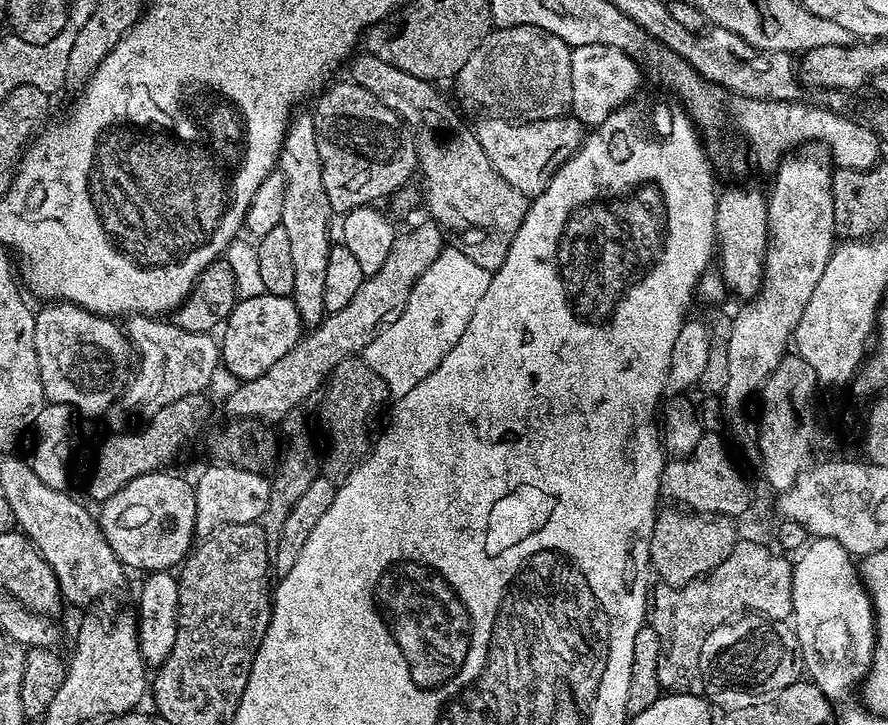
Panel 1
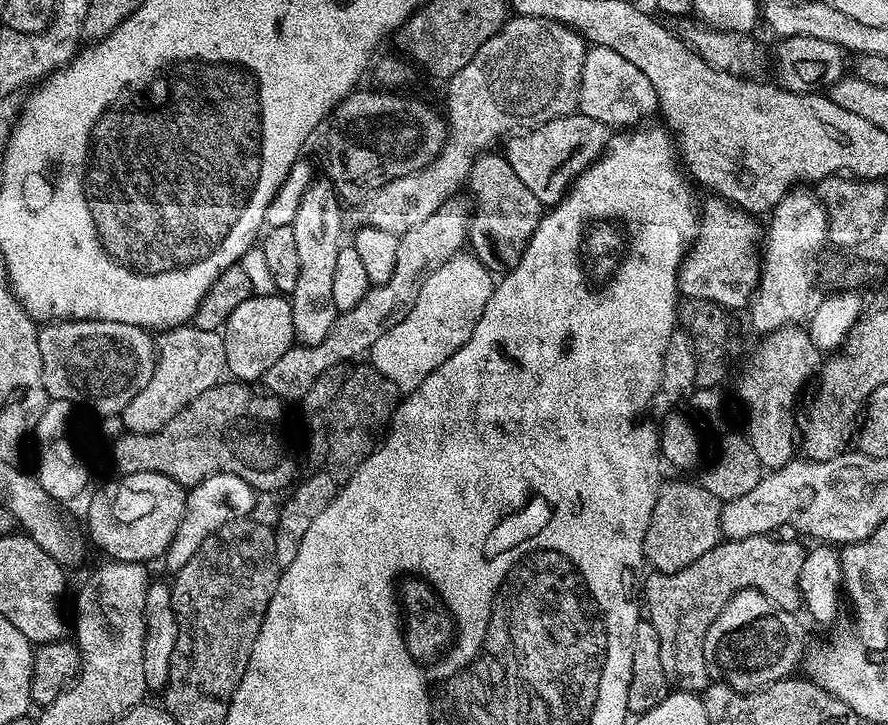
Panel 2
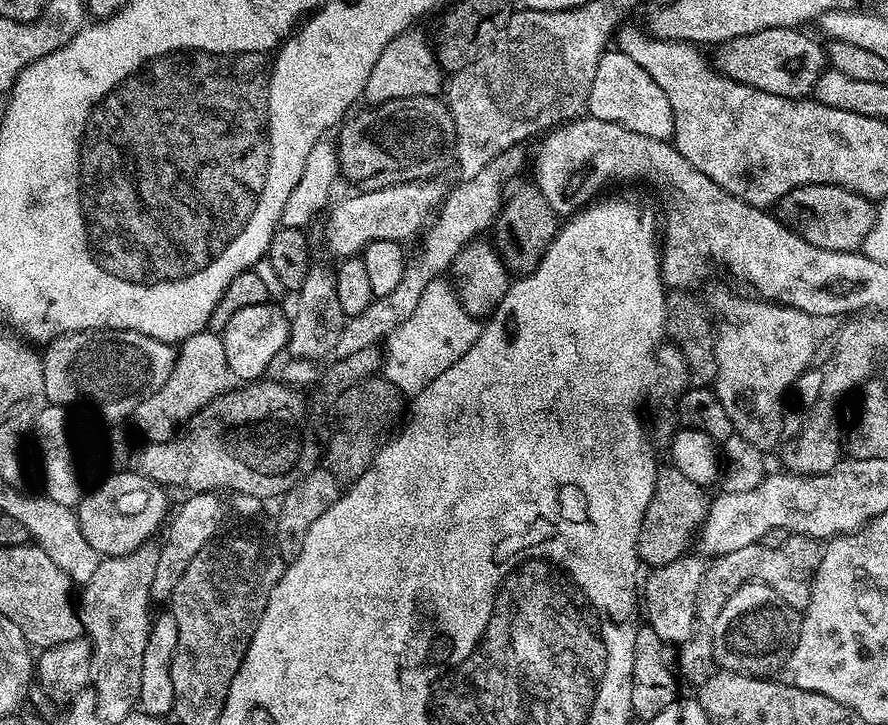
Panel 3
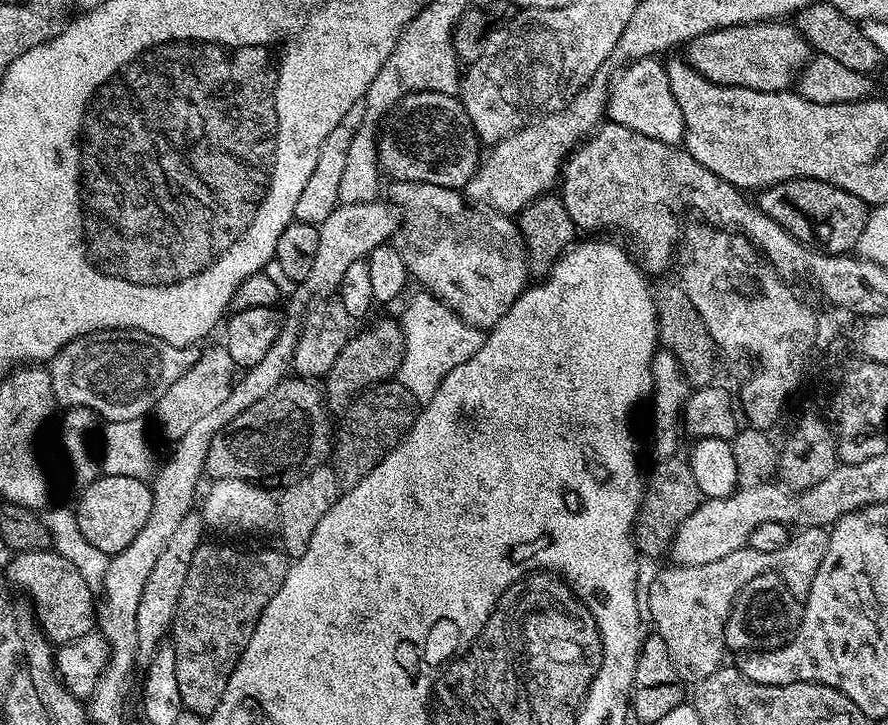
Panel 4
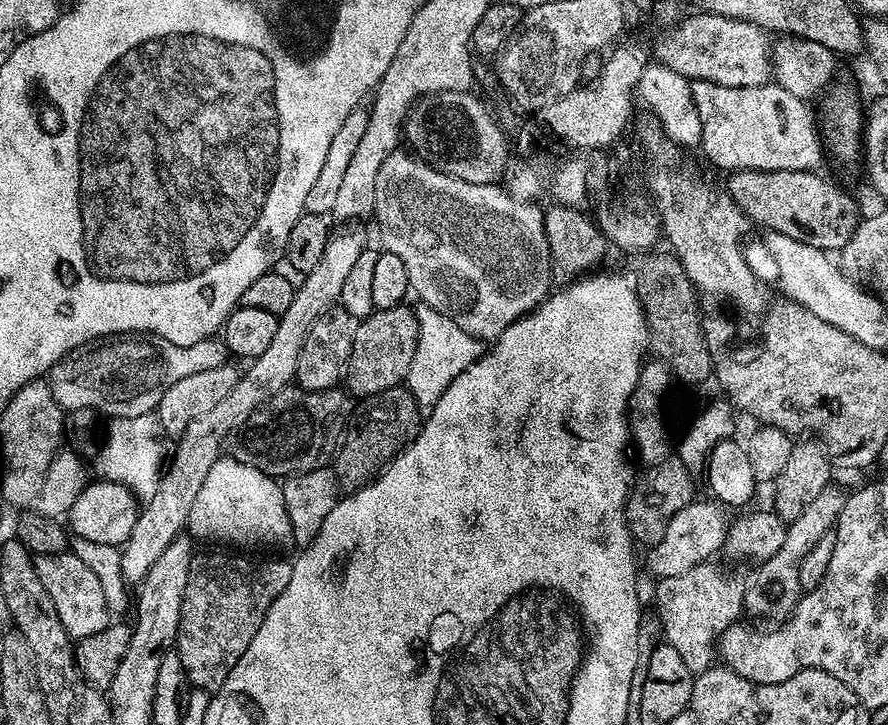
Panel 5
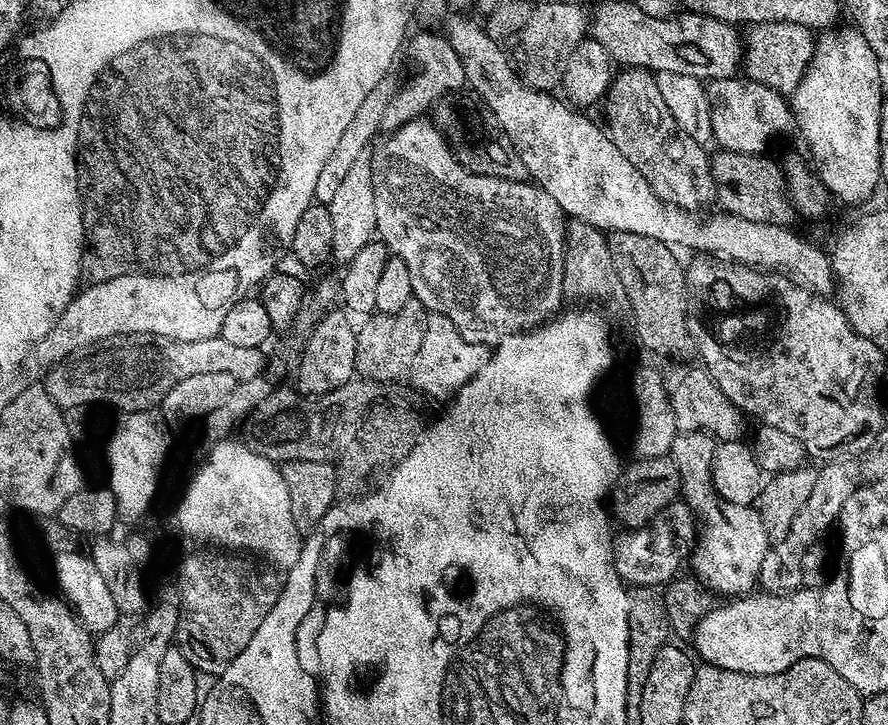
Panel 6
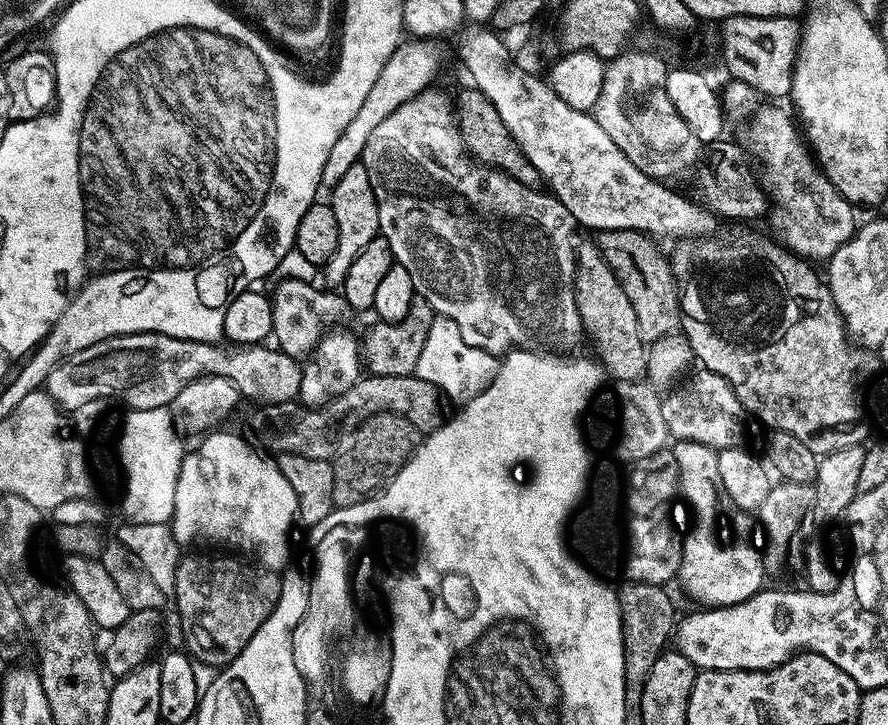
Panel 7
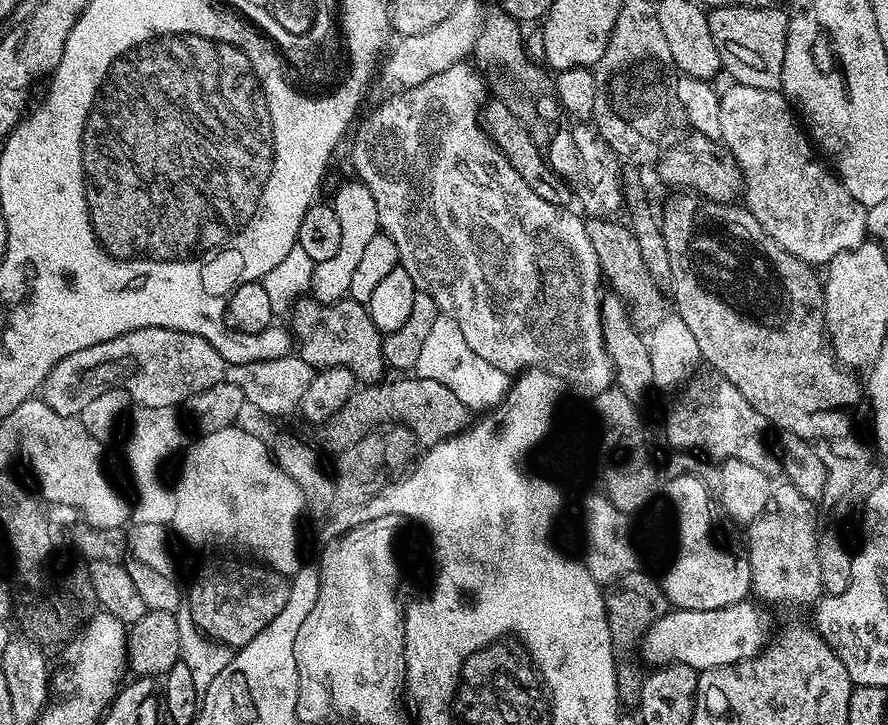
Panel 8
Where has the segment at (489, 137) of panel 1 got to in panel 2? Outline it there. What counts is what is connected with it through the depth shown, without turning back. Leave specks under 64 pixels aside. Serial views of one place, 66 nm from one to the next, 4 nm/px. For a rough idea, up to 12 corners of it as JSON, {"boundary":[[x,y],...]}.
{"boundary":[[573,114],[509,135],[502,155],[541,206],[603,156],[610,128]]}

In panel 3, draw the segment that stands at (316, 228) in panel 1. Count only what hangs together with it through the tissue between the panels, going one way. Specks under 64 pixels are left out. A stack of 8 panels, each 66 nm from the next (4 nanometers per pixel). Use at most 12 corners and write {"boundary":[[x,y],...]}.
{"boundary":[[309,263],[287,351],[319,361],[344,329],[333,265]]}

